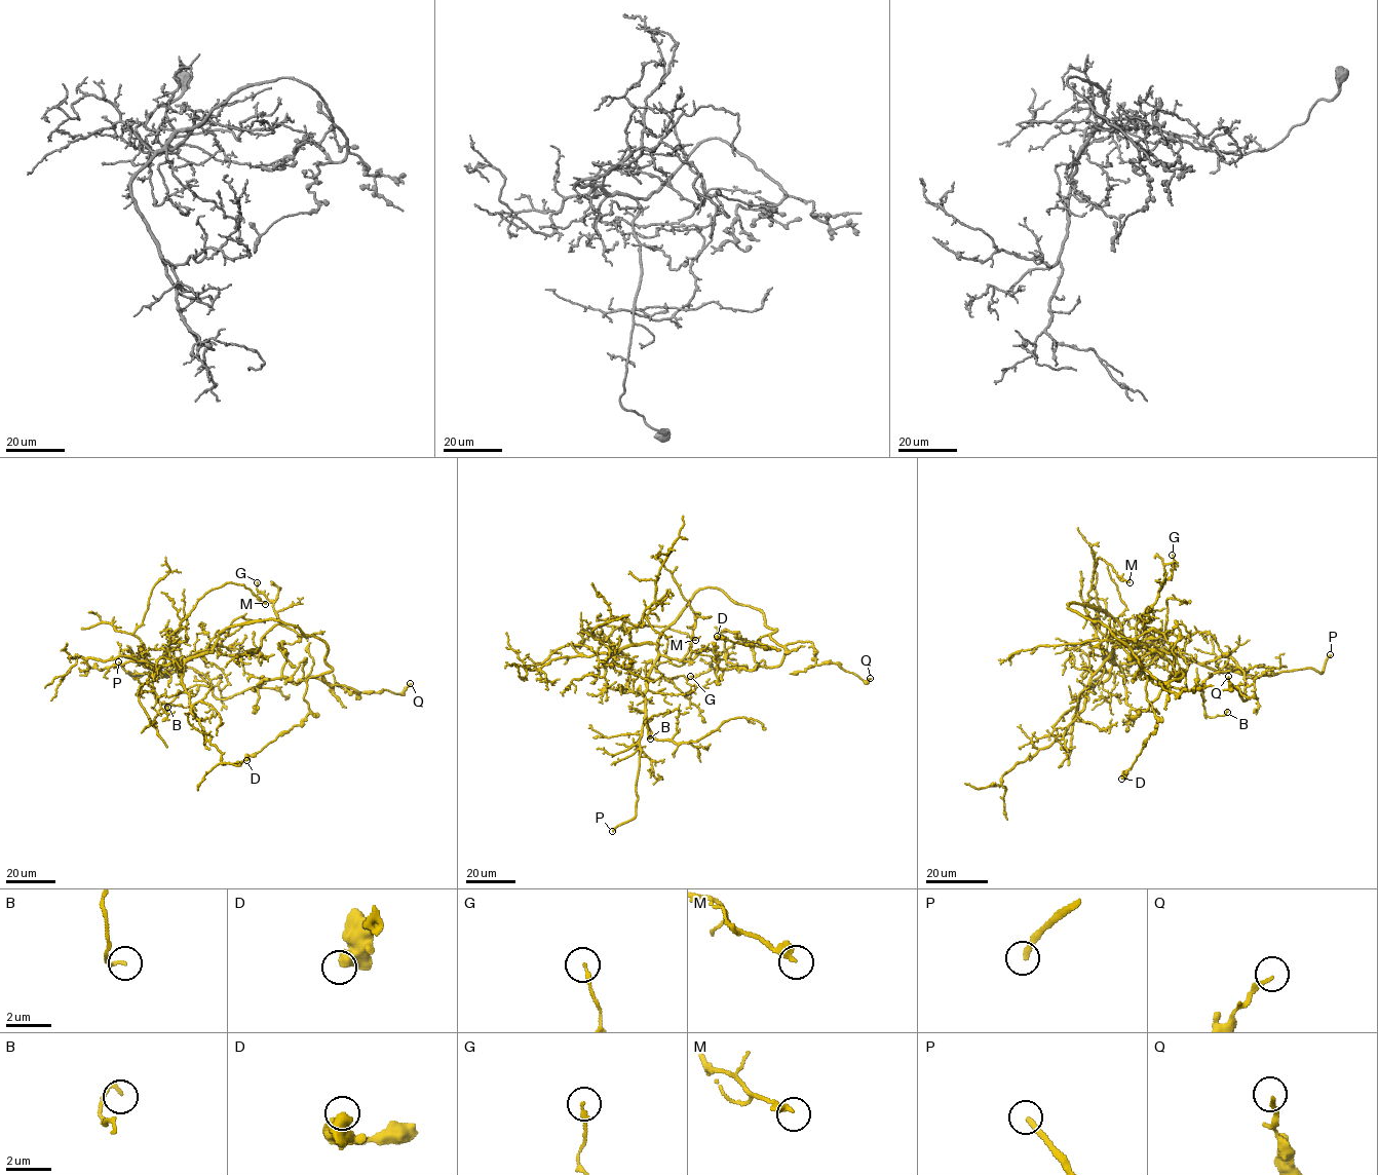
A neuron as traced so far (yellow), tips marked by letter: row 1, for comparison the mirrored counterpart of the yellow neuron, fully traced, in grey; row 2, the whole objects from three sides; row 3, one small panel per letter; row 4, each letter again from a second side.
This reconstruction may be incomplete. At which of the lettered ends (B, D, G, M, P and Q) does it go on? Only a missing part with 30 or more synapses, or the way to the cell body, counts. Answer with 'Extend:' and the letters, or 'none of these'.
Extend: P

